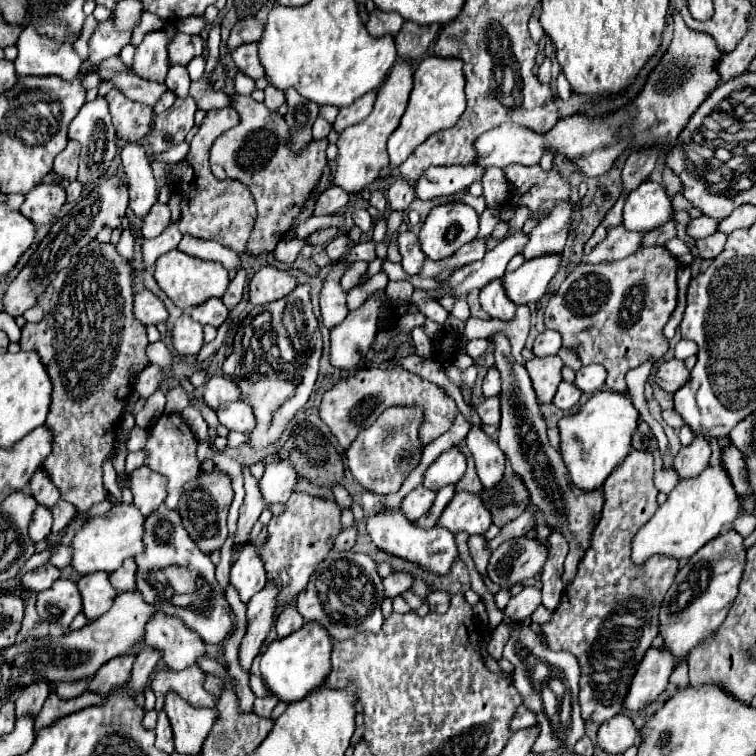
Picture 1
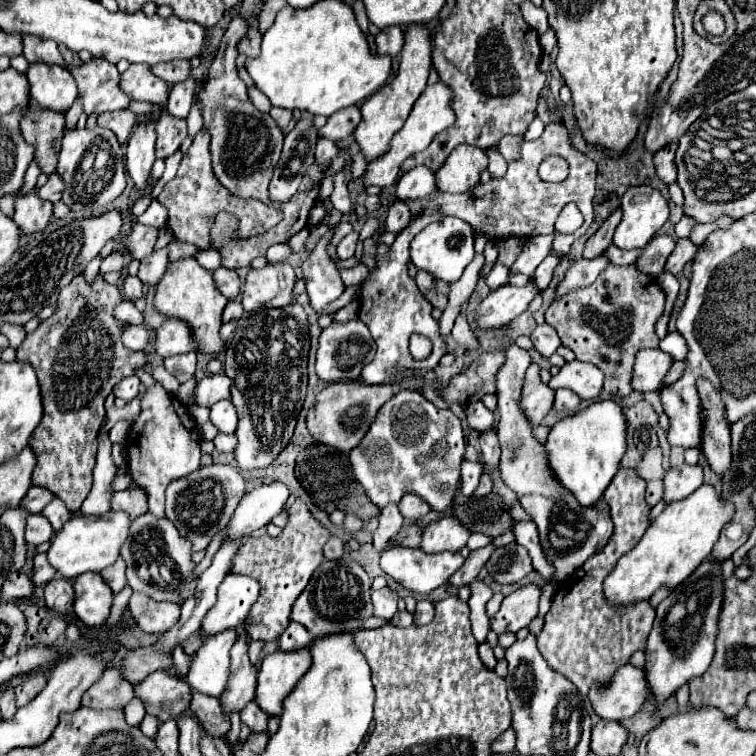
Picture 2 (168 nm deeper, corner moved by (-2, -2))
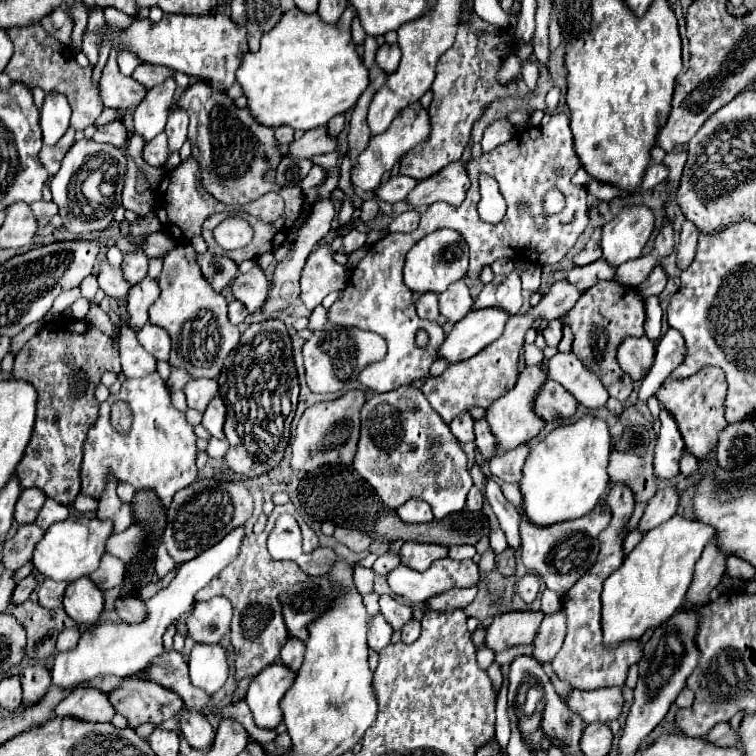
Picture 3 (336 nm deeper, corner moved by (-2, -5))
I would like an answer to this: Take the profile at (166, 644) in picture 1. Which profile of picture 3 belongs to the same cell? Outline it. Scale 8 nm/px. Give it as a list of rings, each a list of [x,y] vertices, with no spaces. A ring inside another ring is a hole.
[[[140,597],[116,599],[116,611],[124,623],[140,623],[146,619],[146,601]]]

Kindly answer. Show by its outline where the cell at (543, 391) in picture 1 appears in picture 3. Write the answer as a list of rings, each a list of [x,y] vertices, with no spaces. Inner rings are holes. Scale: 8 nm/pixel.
[[[526,367],[520,373],[514,389],[510,389],[504,397],[500,397],[498,401],[494,401],[494,405],[490,405],[486,419],[488,419],[488,425],[490,425],[492,433],[498,437],[498,447],[500,449],[508,451],[508,449],[518,447],[520,443],[526,443],[526,441],[534,439],[540,433],[540,429],[546,425],[542,421],[542,417],[534,411],[534,401],[536,401],[540,389],[544,387],[544,383],[546,383],[546,373],[540,367]]]

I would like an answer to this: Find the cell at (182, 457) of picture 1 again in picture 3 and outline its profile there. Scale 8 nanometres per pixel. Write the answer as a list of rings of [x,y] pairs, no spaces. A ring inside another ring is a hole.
[[[150,373],[142,379],[128,379],[116,395],[102,402],[100,417],[90,427],[88,443],[84,445],[82,459],[82,493],[100,497],[104,489],[104,477],[108,465],[118,481],[130,483],[134,489],[152,489],[164,507],[170,505],[174,493],[190,485],[196,475],[196,433],[186,421],[184,413],[170,403],[170,391],[158,373]],[[116,401],[124,401],[132,409],[132,427],[128,433],[120,433],[112,427],[110,411]]]

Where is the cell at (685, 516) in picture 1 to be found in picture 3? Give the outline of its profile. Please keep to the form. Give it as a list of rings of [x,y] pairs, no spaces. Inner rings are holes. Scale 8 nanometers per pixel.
[[[674,515],[666,523],[650,529],[642,541],[626,555],[618,571],[604,581],[602,591],[602,631],[606,645],[618,645],[626,639],[638,639],[648,627],[658,627],[684,601],[694,577],[696,561],[708,541],[714,539],[714,527],[702,521]]]

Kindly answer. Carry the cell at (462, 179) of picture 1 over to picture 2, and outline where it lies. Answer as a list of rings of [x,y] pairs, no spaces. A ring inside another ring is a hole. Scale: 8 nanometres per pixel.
[[[418,166],[418,168],[402,174],[400,180],[396,182],[398,200],[424,200],[436,192],[438,192],[438,188],[436,188],[434,172],[426,166]]]

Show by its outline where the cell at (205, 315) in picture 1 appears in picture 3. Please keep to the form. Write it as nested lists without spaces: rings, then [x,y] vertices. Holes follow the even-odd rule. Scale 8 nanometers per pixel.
[[[230,301],[228,303],[228,319],[230,319],[230,323],[240,325],[246,315],[248,315],[248,311],[246,311],[246,307],[240,301]]]

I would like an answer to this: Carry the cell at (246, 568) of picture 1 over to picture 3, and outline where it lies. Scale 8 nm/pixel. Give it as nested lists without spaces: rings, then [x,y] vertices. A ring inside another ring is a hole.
[[[226,597],[194,603],[194,609],[186,619],[190,637],[198,643],[218,643],[230,631],[232,615],[234,607]]]

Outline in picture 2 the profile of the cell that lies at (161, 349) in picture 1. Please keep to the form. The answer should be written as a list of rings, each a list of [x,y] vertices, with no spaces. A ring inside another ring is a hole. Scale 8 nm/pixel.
[[[128,324],[128,326],[122,326],[122,342],[130,348],[130,350],[142,350],[152,338],[152,332],[144,330],[142,326],[134,326],[134,324]]]

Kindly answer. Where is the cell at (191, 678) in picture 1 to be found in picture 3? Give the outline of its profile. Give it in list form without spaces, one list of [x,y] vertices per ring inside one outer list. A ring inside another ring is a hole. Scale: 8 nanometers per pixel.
[[[126,679],[110,693],[110,703],[116,713],[128,717],[132,729],[142,723],[160,725],[182,711],[182,699],[158,683],[144,679]]]

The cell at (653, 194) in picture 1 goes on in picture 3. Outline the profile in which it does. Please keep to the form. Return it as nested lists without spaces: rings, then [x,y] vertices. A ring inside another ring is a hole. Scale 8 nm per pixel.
[[[630,205],[602,229],[602,251],[610,265],[622,265],[642,255],[654,231],[654,213],[644,205]]]

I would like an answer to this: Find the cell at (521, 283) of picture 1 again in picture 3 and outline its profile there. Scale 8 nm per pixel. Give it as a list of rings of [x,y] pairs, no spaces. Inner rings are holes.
[[[498,307],[470,311],[462,321],[458,321],[458,325],[454,325],[450,335],[444,339],[438,357],[456,363],[476,355],[502,335],[508,317],[510,315]]]

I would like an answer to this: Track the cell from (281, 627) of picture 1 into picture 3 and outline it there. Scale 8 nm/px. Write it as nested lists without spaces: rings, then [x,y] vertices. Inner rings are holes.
[[[290,637],[280,651],[280,661],[288,665],[292,671],[298,671],[304,661],[304,643],[298,641],[296,637]]]

